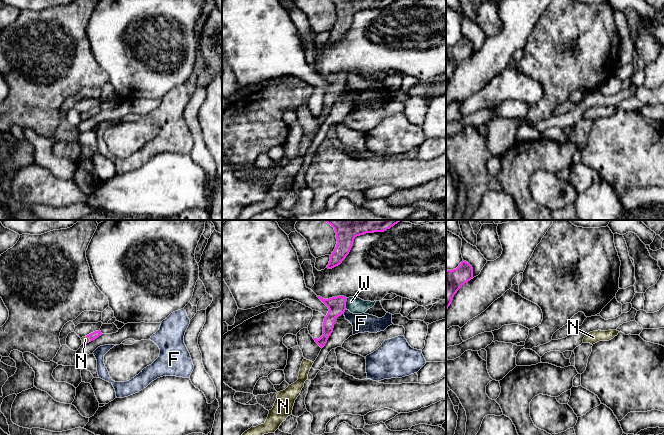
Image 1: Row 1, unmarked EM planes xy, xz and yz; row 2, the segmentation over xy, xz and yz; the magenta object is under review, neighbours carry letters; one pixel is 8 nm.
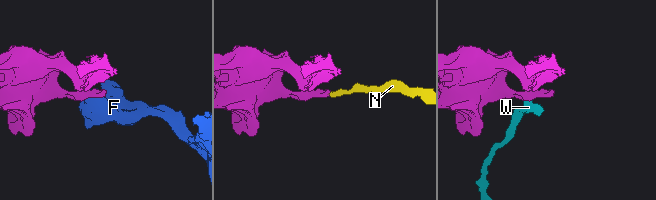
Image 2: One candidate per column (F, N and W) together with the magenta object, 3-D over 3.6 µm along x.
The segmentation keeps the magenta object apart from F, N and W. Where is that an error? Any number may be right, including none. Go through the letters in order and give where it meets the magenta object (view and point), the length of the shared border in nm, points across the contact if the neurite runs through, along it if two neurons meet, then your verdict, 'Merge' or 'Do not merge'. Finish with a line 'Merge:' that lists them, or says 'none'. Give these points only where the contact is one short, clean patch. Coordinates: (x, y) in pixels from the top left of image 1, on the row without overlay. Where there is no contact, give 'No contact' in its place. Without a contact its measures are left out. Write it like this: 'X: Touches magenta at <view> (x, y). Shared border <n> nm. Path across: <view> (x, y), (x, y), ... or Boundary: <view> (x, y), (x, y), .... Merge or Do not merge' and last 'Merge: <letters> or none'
F: Touches magenta at xz (344, 87). Shared border 50 nm. Boundary: xz (346, 85), (343, 89). Do not merge
N: Touches magenta at xy (86, 119). Shared border 80 nm. Path across: xy (96, 110), (86, 119), (85, 115). Merge
W: Touches magenta at xz (345, 79). Shared border 90 nm. Boundary: xz (347, 74), (345, 84). Do not merge
Merge: N

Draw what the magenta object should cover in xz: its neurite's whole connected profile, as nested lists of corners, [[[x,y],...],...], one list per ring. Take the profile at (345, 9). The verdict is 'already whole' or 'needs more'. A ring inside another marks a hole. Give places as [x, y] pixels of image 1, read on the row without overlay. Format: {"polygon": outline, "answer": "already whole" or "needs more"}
{"polygon": [[[330,0],[336,9],[337,20],[330,31],[328,45],[332,45],[342,39],[349,30],[354,15],[366,9],[384,8],[395,0]]], "answer": "already whole"}

